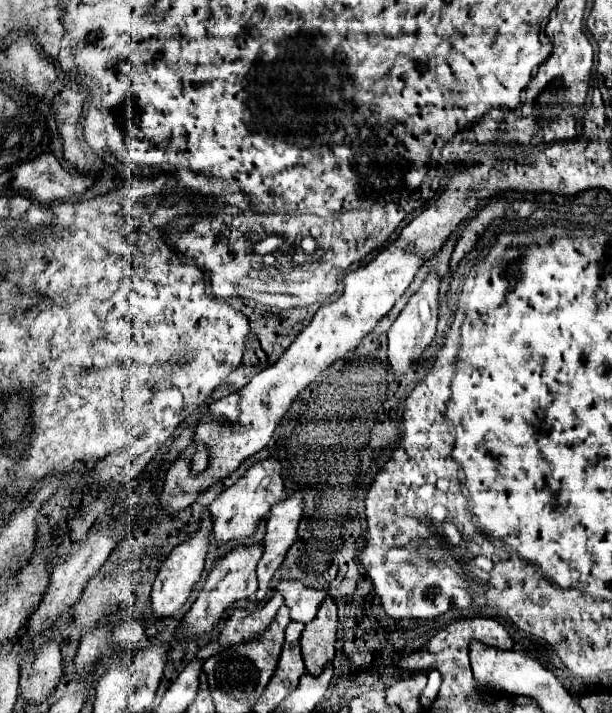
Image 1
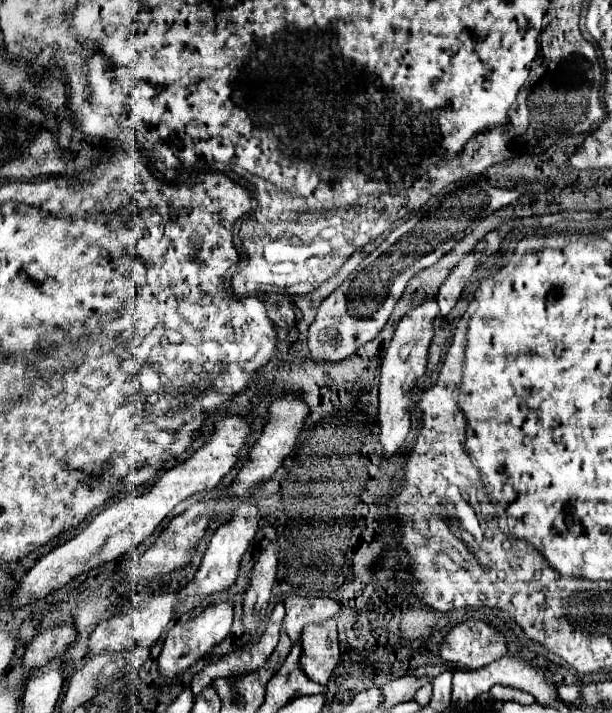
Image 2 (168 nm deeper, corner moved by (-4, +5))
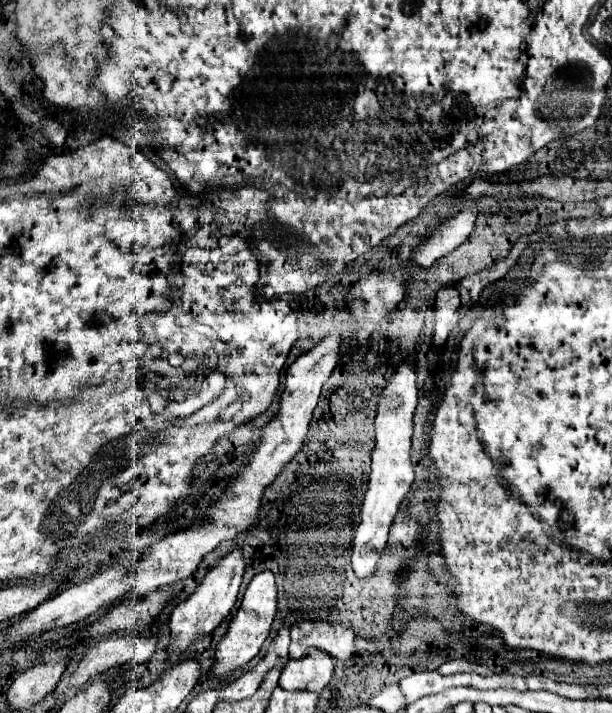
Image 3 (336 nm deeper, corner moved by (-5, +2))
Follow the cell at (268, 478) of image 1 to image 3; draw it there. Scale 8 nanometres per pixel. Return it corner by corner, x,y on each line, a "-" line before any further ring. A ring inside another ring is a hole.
234,550
232,554
228,554
226,558
222,558
218,562
218,566
214,566
212,570
208,570
208,574
202,578
200,586
182,602
176,604
176,608
170,614
170,656
166,662
176,660
184,650
188,650
190,644
202,640
206,634
214,632
214,628
230,614
230,610
236,604
238,598
238,588
242,582
242,574
244,574
244,560
242,560
242,552

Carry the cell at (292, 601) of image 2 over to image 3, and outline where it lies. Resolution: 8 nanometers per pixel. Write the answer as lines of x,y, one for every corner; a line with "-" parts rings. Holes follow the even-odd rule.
326,618
294,624
290,628
290,638
290,658
294,660
308,656
310,648
320,648
322,652
328,652
328,656
332,656
336,662
346,662
356,654
354,632
348,626
330,622

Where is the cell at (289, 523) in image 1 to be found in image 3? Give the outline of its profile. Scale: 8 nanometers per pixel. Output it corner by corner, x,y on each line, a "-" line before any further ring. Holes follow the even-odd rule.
264,570
260,574
256,574
252,578
252,582
248,584
246,592
244,592
244,598
240,602
240,608
238,612
234,614
234,618
230,620
228,624
228,632
226,636
218,642
216,646
216,652
214,652
214,666
212,666
212,672
218,680
222,680
224,676
228,676
230,672
234,672
236,668
248,664
256,654
258,650
262,648
264,640
268,638
270,634
270,626
274,622
274,616
278,612
278,590
276,590
276,578
270,570

